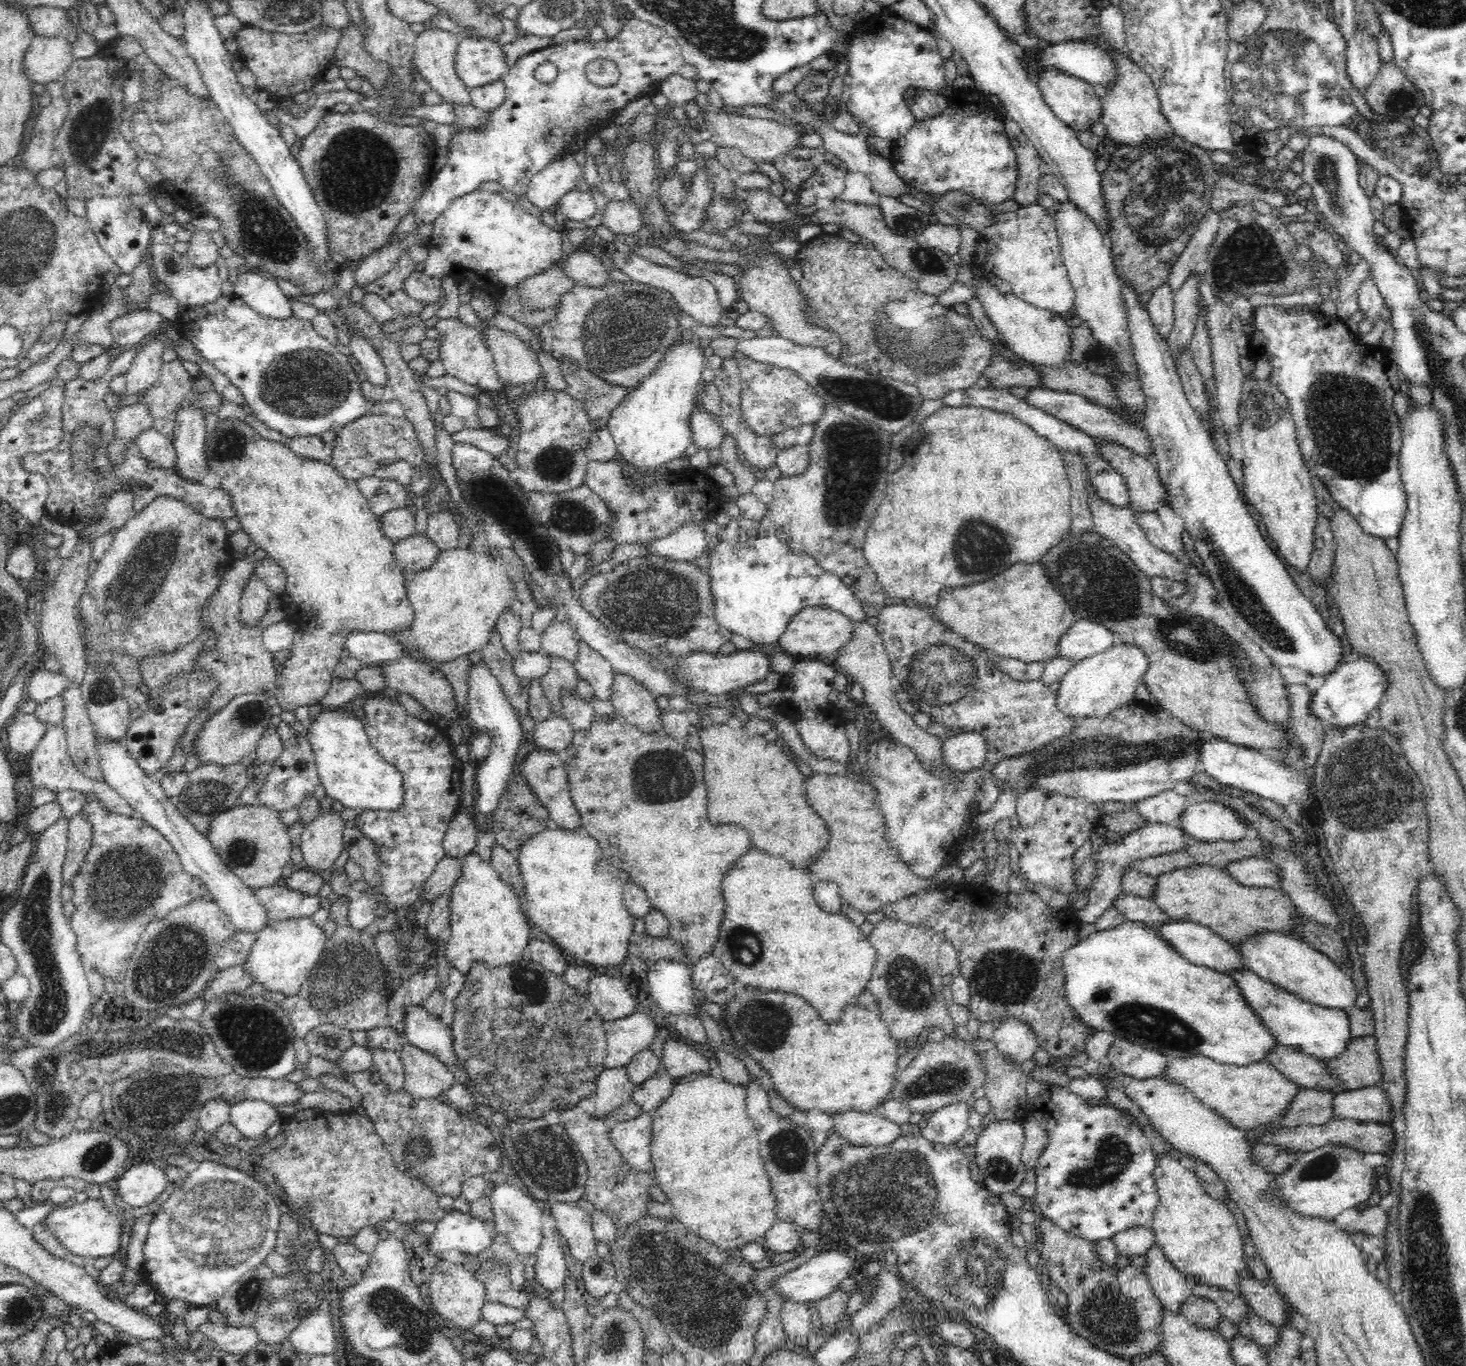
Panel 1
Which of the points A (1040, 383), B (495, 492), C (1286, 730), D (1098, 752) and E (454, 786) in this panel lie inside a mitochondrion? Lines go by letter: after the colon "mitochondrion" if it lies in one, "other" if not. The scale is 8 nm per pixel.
A: other
B: mitochondrion
C: other
D: mitochondrion
E: other

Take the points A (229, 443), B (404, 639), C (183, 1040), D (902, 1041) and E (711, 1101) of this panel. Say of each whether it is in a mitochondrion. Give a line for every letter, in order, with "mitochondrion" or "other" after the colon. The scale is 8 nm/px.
A: mitochondrion
B: other
C: mitochondrion
D: other
E: other

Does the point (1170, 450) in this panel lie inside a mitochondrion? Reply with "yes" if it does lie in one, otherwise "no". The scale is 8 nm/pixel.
yes

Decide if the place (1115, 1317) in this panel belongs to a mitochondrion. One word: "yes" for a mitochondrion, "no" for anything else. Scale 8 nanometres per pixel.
yes

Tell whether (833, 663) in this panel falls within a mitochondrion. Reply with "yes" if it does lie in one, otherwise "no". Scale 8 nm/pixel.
no

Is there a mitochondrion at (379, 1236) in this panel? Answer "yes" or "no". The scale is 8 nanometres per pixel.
no

